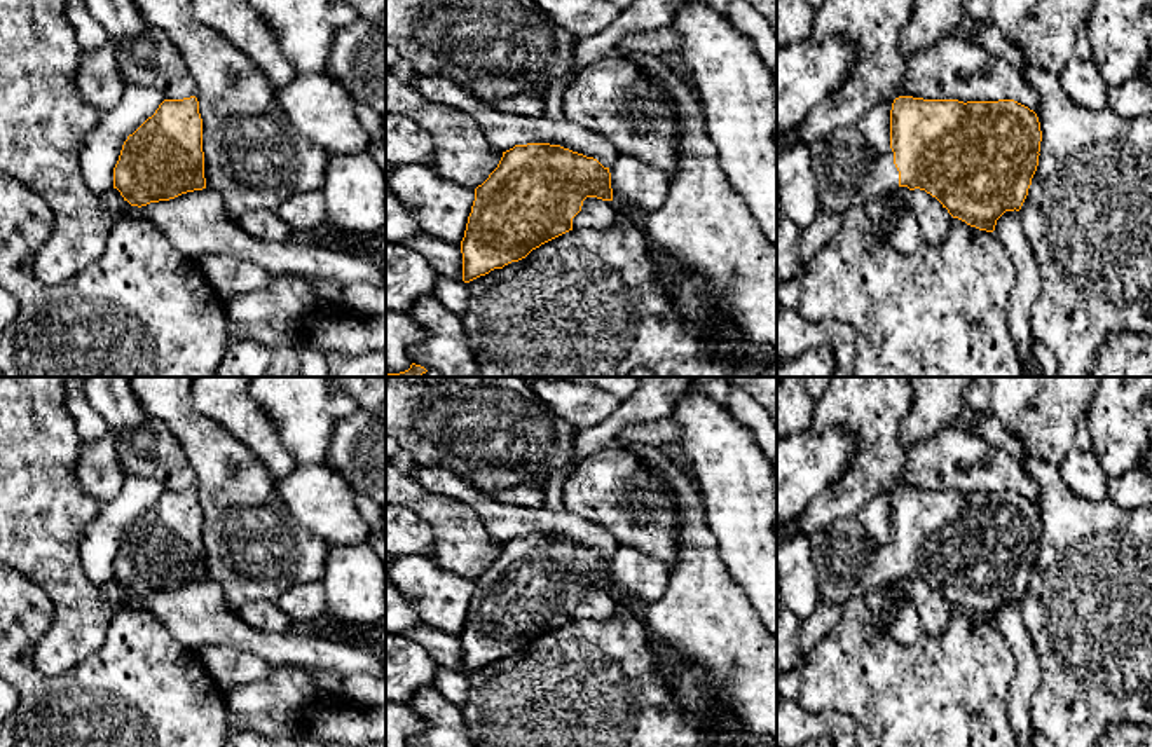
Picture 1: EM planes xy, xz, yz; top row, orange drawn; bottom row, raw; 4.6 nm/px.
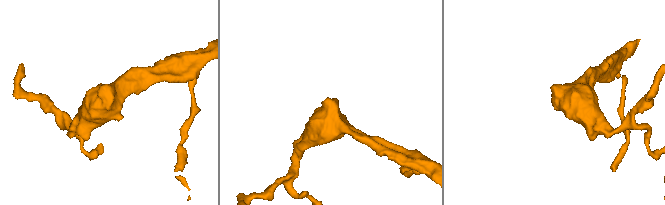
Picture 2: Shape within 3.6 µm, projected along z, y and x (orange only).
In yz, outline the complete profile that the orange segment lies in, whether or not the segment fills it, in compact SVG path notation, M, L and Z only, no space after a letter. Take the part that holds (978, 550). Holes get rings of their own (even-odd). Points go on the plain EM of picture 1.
M899 487L890 501L890 539L876 546L857 518L845 518L808 536L820 604L845 606L897 578L936 588L953 609L993 623L1005 602L1019 602L1039 557L1039 508L1014 490L958 492Z

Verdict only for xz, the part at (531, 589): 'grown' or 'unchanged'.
unchanged

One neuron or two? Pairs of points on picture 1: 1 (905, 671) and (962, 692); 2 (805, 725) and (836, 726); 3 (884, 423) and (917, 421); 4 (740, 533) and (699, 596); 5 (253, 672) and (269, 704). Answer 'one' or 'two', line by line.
1: one
2: one
3: two
4: two
5: two

